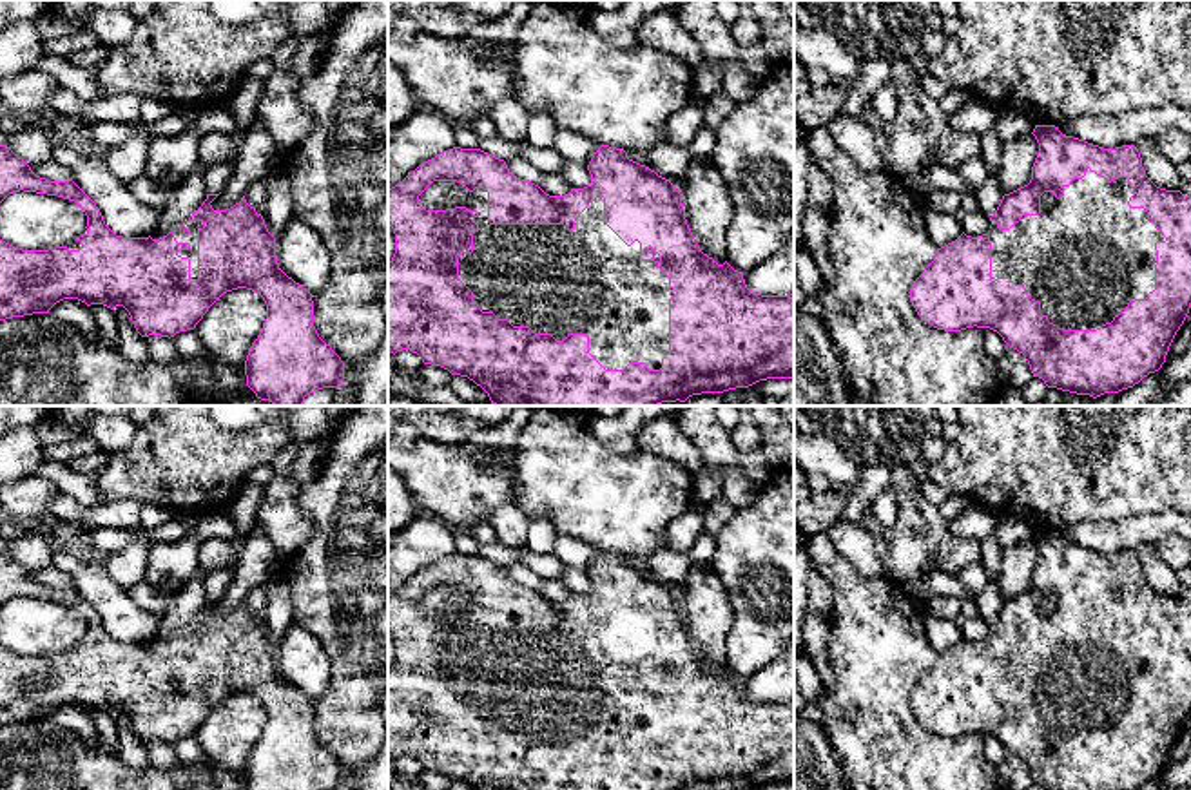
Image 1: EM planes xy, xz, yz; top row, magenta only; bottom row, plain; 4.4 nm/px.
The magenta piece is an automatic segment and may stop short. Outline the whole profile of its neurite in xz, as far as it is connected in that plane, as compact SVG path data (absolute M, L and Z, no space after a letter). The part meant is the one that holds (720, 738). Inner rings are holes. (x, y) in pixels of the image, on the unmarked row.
M600 551L587 576L591 589L566 602L549 602L538 591L513 582L504 565L480 554L453 553L419 571L388 596L388 631L395 640L395 660L388 669L388 759L410 756L424 770L441 772L475 790L756 790L767 785L794 785L794 698L761 701L747 694L743 679L727 667L718 670L698 652L671 585L627 564L624 554ZM433 587L457 587L473 605L466 612L426 616L419 602Z

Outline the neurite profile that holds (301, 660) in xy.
M295 621L276 645L279 674L315 701L330 681L330 660L321 641Z

